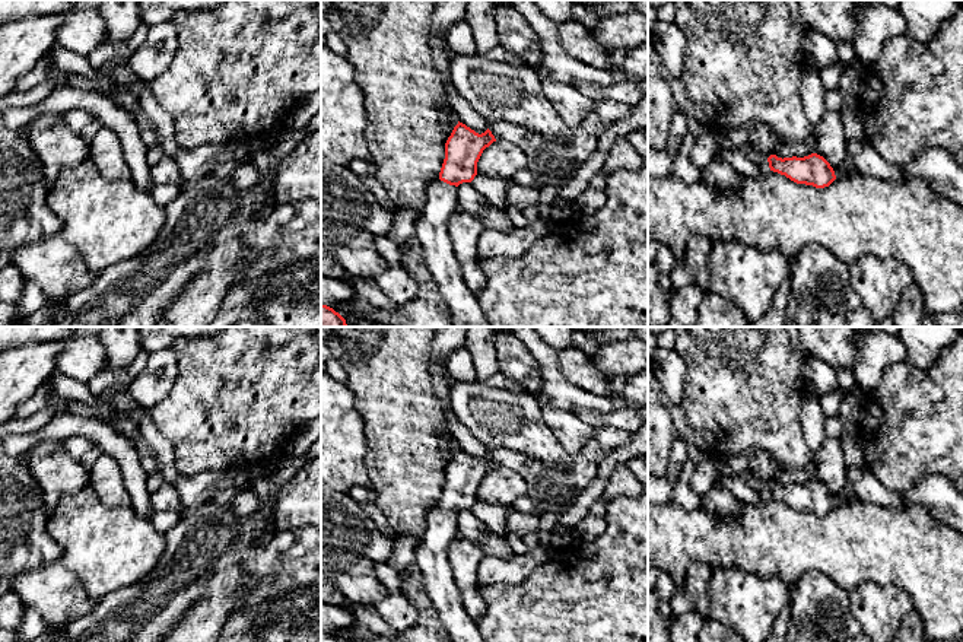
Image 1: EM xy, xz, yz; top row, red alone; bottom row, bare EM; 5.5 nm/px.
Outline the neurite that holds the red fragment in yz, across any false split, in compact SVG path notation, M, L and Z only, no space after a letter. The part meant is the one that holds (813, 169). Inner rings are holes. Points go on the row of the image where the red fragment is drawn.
M811 153L804 158L767 158L769 168L773 172L785 175L797 184L813 185L816 188L829 187L836 178L858 174L854 159L848 155L839 169L833 169L830 163L820 155Z

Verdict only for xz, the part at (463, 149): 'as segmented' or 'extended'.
extended

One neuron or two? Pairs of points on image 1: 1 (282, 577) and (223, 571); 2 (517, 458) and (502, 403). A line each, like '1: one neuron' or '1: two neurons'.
1: two neurons
2: two neurons

